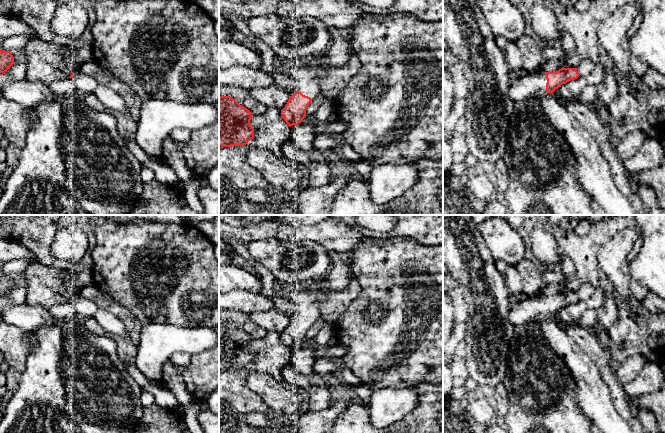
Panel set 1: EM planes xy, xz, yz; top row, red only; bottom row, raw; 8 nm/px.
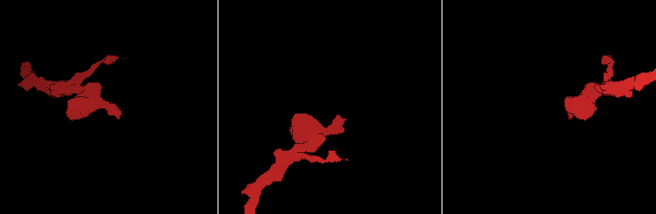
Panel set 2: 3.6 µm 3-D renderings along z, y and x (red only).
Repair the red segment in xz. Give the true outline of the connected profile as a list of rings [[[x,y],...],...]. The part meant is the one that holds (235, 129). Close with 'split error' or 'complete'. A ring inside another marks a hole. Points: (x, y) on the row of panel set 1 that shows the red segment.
[[[219,96],[219,146],[243,146],[254,138],[251,112],[230,96]]]; complete

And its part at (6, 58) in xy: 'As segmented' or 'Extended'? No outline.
As segmented

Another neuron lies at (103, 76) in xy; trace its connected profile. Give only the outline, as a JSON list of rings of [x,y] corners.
[[[93,60],[82,64],[79,71],[92,76],[98,84],[117,92],[124,99],[134,125],[140,121],[140,109],[143,101],[128,85]]]

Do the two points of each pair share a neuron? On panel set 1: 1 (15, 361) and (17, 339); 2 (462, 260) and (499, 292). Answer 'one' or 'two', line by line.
1: one
2: one

